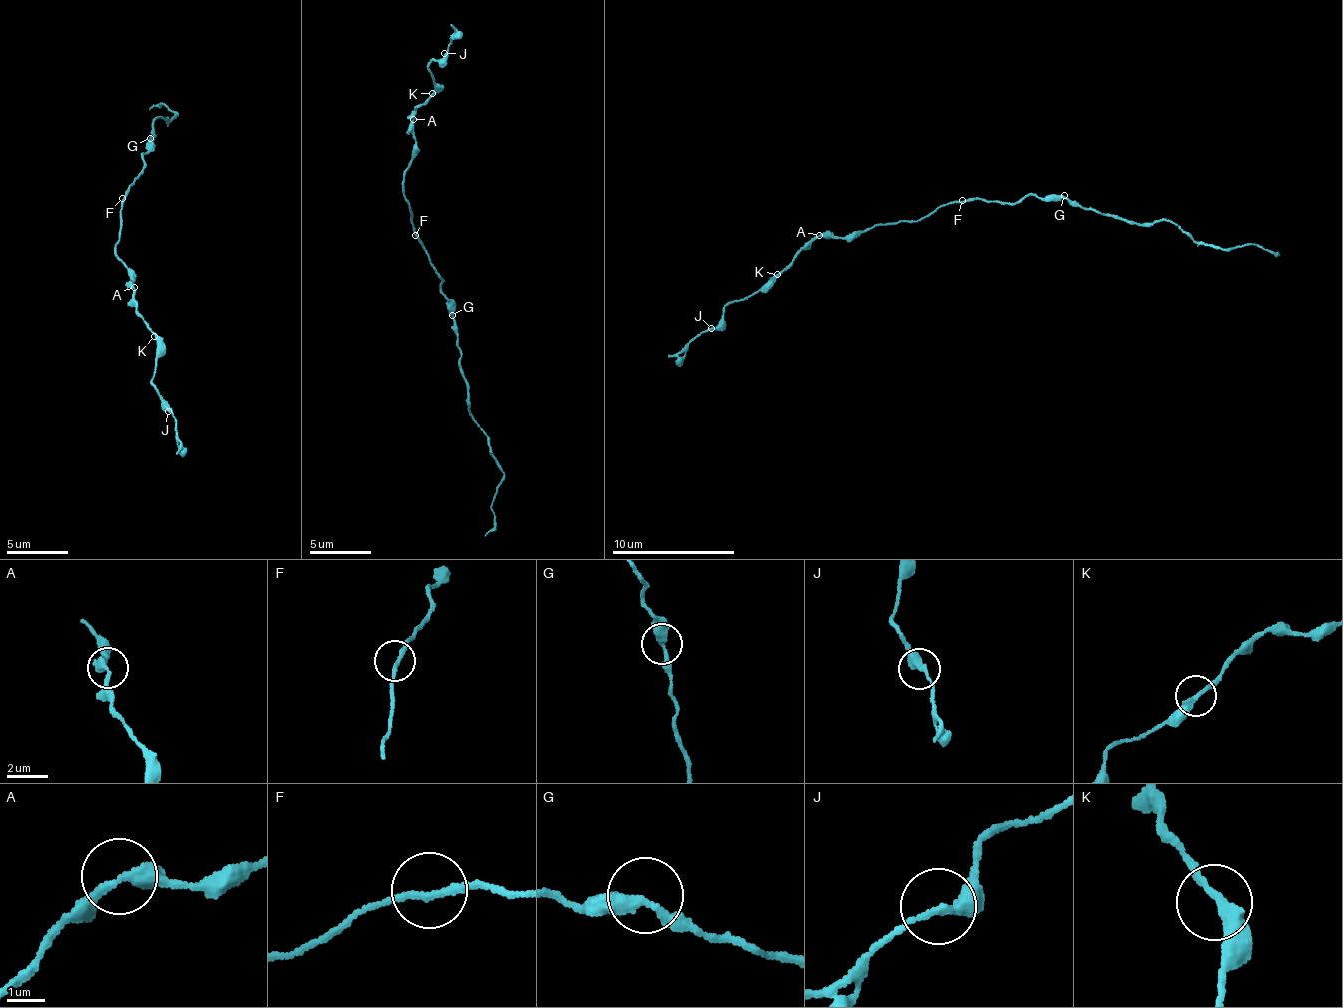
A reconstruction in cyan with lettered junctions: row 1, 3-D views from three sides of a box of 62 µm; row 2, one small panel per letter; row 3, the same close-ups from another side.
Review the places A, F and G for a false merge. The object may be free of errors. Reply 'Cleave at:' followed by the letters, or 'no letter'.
Cleave at: no letter

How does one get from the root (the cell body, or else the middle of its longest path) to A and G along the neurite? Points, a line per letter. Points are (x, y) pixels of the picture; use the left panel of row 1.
A: (125, 197), (121, 210), (121, 235), (115, 250), (133, 281), (133, 288)
G: (125, 197), (143, 165), (141, 153), (144, 154), (150, 138)

